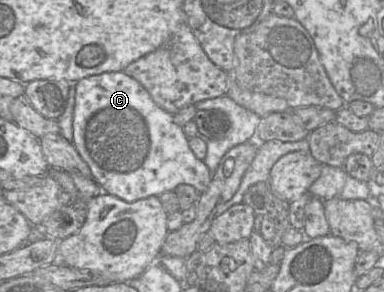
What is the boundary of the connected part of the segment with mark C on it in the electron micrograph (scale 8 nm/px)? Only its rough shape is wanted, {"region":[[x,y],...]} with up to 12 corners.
{"region":[[123,71],[75,83],[73,145],[127,202],[212,174]]}

